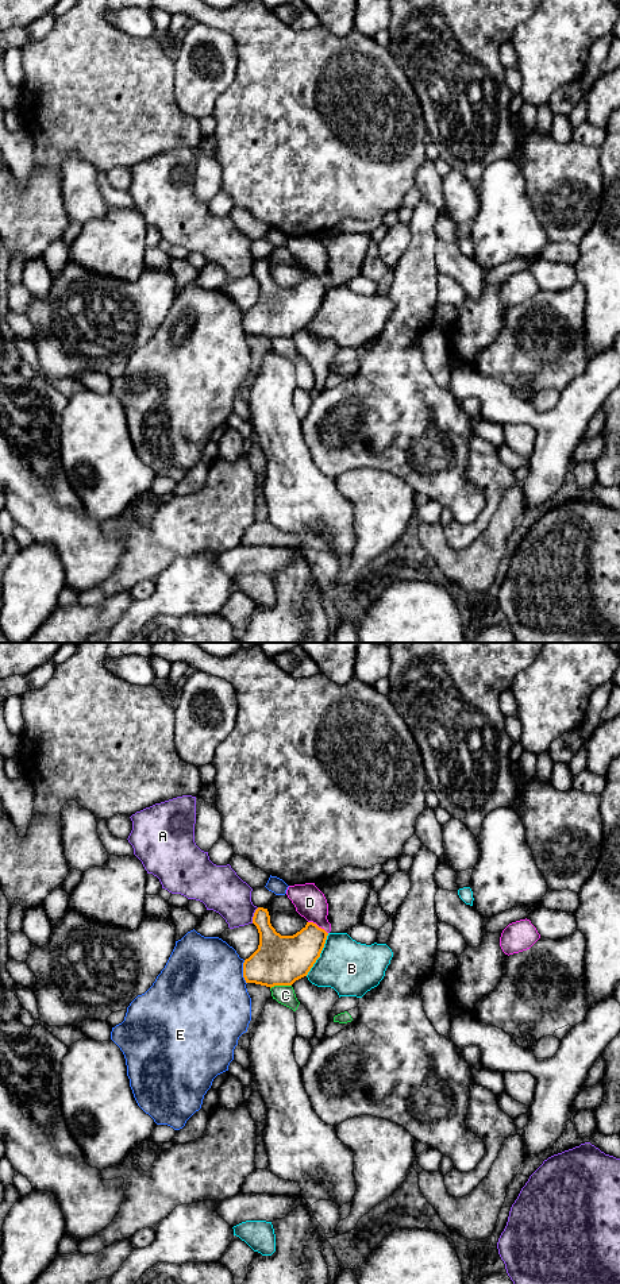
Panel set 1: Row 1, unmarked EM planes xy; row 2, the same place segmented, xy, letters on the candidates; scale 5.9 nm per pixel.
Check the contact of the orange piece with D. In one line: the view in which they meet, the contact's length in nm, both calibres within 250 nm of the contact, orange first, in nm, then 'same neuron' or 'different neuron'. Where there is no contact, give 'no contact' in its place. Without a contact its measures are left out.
contact in xy; length 140 nm; calibres 280 and 190 nm; different neuron

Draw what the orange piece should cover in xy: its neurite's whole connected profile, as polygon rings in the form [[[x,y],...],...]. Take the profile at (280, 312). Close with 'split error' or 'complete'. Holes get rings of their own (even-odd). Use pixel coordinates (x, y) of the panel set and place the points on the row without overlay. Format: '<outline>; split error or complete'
[[[258,259],[253,275],[259,285],[258,301],[244,312],[246,335],[266,339],[292,338],[308,327],[324,300],[328,285],[313,274],[293,288],[281,288],[270,275],[267,261]]]; complete

